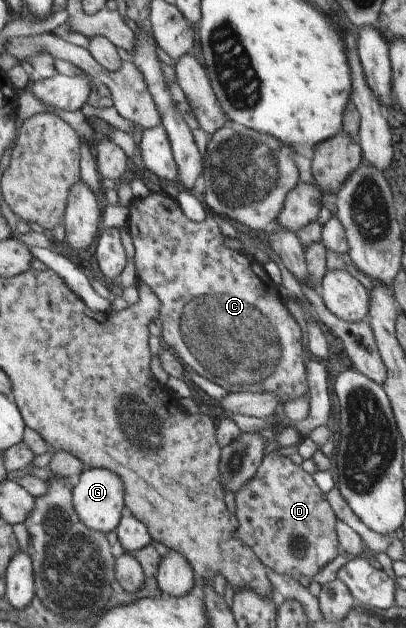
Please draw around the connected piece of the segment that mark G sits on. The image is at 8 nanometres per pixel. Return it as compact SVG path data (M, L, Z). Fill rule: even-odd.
M94 467L79 474L78 482L72 490L72 504L79 519L89 529L106 535L117 527L122 514L125 513L123 496L124 487L121 478L107 468Z

